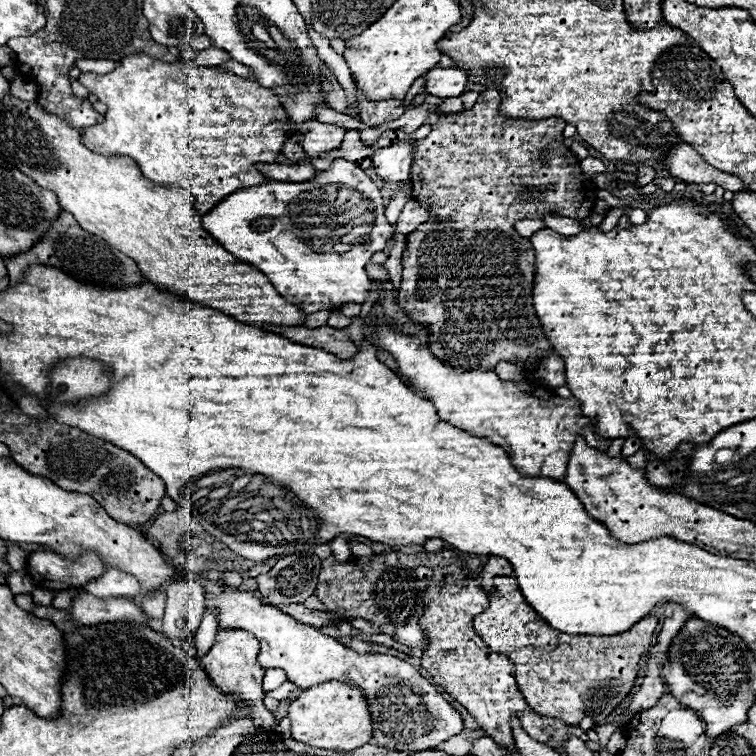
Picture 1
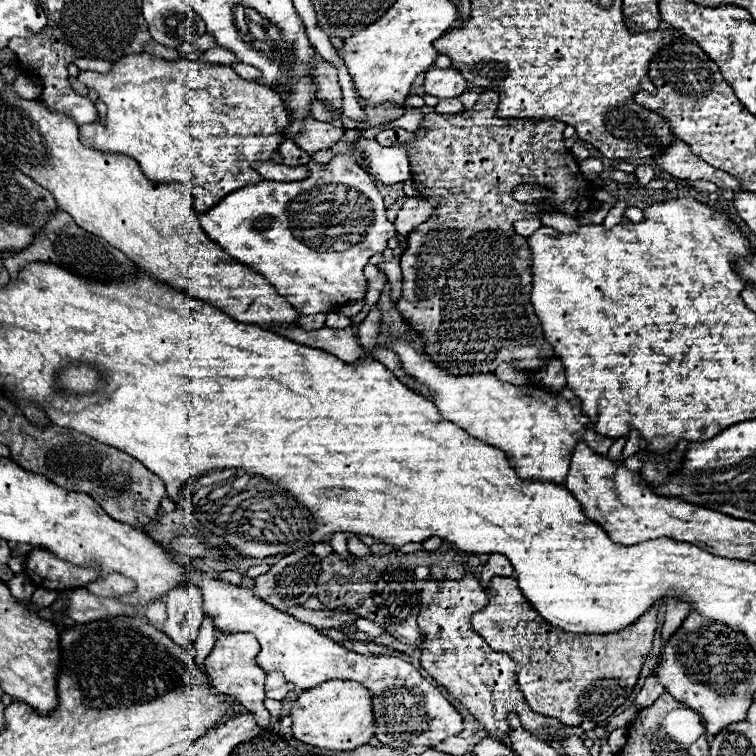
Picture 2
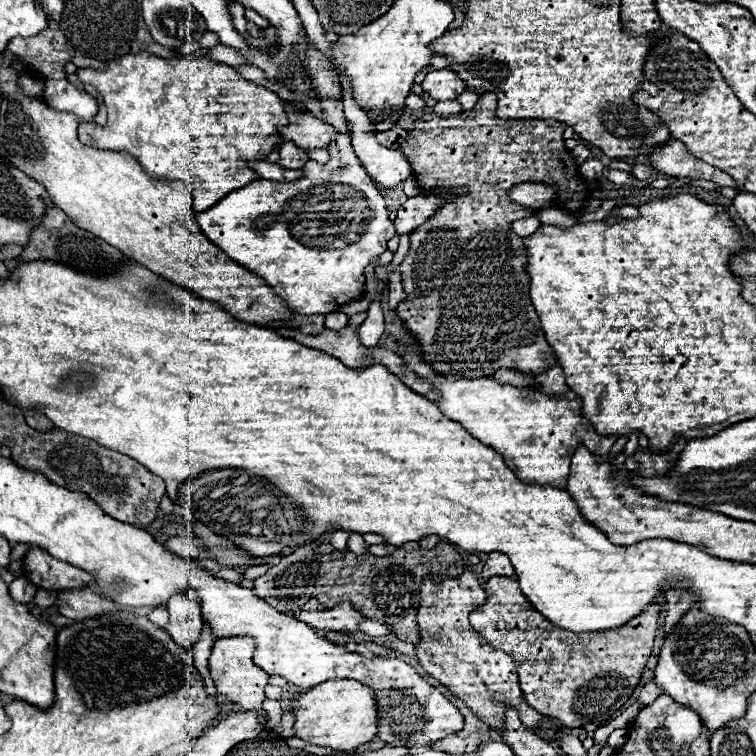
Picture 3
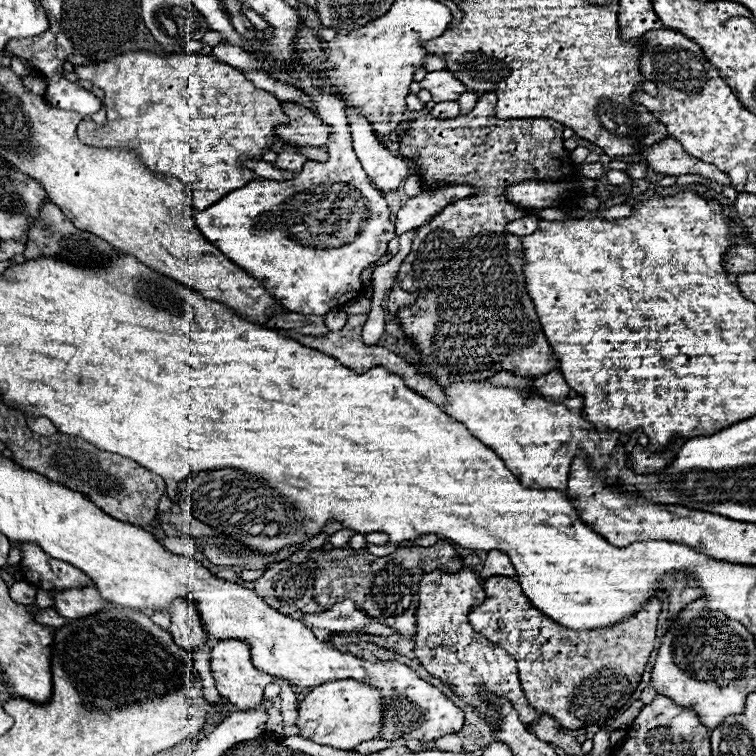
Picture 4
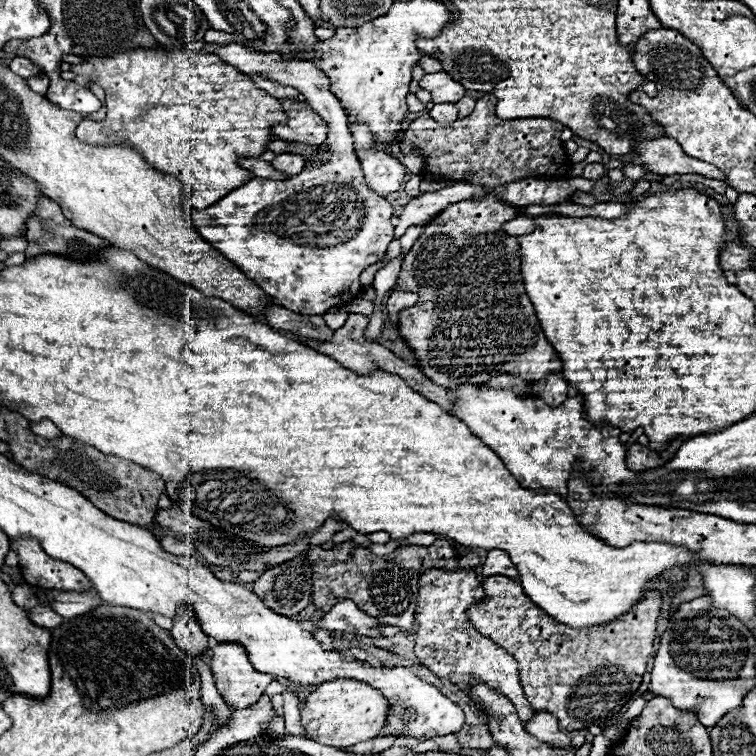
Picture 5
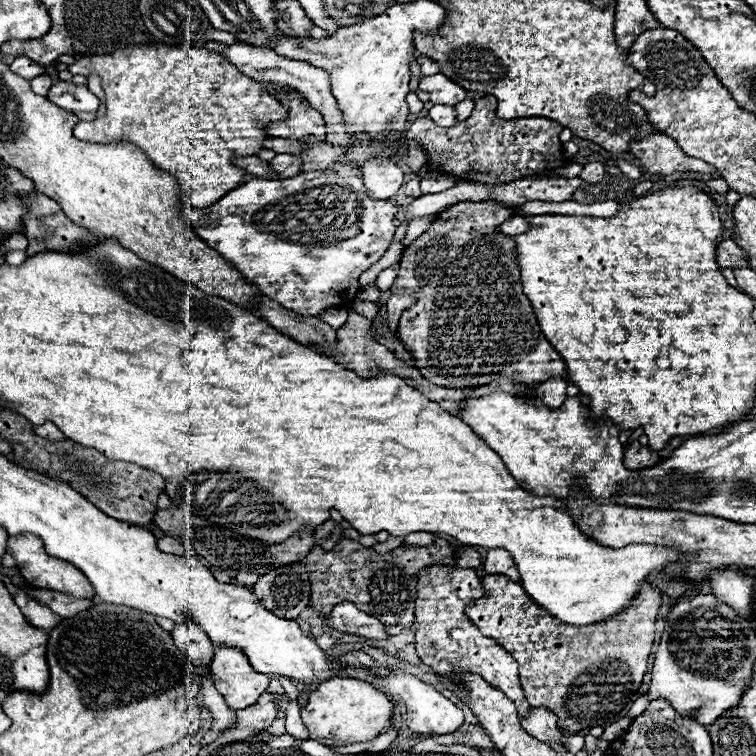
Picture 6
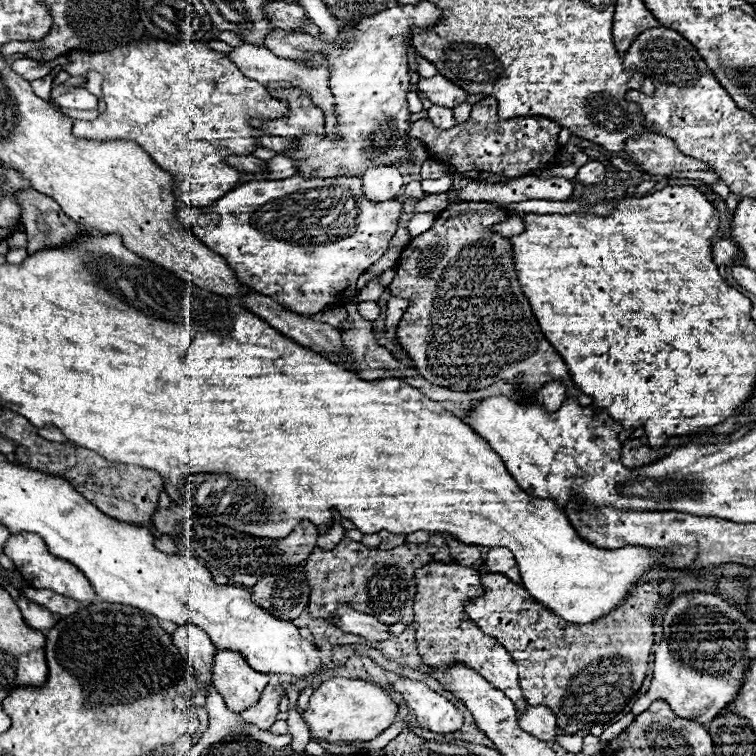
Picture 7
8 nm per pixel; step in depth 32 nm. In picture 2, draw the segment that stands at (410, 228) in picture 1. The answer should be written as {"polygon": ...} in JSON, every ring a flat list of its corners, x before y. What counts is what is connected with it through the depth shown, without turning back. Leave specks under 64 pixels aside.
{"polygon":[[408,198,404,202,404,206,400,208,398,212,398,218,394,222,396,226,396,232,398,234,410,234,416,226,420,226,422,222,426,222,430,218,430,214,434,212,434,206,436,202,432,198]]}

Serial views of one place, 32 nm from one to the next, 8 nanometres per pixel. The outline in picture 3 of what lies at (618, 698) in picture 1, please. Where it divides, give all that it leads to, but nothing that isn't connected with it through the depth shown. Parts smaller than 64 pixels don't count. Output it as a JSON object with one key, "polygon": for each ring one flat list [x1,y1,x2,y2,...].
{"polygon":[[492,576,484,584,484,590,488,594,488,600,484,606,480,606,478,610,470,614,470,624,494,648,506,650,514,658,514,662,518,664,520,688,528,704,536,712,560,720,562,726,566,728,582,728,588,722,598,724,598,726,606,724,616,714,616,710,624,706,624,702,630,698,630,694,638,686,646,660,652,654,654,636,656,636,656,620,660,612,658,602,648,604,644,612,640,612,636,618,632,618,620,628,602,630,602,632,570,632,546,620,536,608,530,608,530,602,522,596,522,590,514,578]]}

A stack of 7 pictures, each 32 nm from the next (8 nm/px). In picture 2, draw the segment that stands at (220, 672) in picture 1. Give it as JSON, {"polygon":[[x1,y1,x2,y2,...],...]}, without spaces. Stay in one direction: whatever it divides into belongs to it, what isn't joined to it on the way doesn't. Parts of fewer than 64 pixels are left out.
{"polygon":[[220,634,216,638,216,644,214,644,210,656,206,658,206,670,208,670,208,676,214,684,214,688,220,694,230,696,242,708,254,712,256,722,260,726,268,726,270,724,270,714,262,706,262,702,266,698,264,696,266,672,254,662,256,652,258,652,258,642,256,642,254,636,250,636,250,634]]}

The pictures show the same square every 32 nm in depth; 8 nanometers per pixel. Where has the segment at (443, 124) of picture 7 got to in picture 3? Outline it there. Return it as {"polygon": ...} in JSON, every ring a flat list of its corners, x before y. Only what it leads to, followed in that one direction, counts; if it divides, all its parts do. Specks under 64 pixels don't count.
{"polygon":[[444,100,444,102,438,102,434,106,434,114,442,116,442,118,450,118,450,116,456,116,460,112,460,104,456,100]]}

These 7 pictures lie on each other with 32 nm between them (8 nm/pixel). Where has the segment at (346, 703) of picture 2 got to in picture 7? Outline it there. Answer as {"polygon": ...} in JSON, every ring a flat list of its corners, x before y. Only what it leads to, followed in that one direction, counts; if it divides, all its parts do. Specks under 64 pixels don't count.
{"polygon":[[330,678,322,682,310,696,308,708,304,712,304,722,308,724,312,738,326,740,330,744,350,744,368,742,392,726,398,718,398,704,380,686,368,680,350,678]]}

